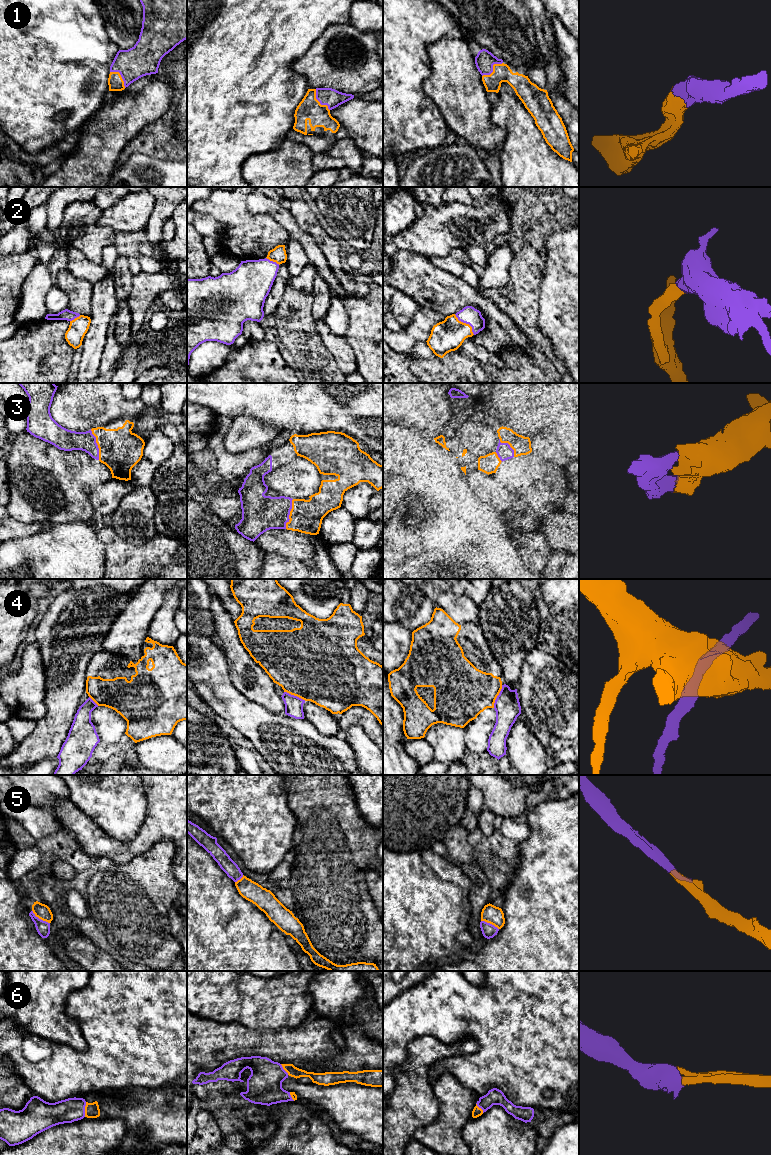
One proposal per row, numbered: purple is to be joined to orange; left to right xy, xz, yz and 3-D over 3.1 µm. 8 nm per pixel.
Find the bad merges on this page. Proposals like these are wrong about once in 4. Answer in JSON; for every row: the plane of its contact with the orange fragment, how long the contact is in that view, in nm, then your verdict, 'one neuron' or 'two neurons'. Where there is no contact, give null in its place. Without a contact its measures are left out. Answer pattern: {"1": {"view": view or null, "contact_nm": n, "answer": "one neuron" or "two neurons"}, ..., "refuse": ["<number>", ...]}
{"1": {"view": "yz", "contact_nm": 200, "answer": "one neuron"}, "2": {"view": "yz", "contact_nm": 240, "answer": "one neuron"}, "3": {"view": "xy", "contact_nm": 260, "answer": "one neuron"}, "4": {"view": "yz", "contact_nm": 200, "answer": "two neurons"}, "5": {"view": "xy", "contact_nm": 180, "answer": "one neuron"}, "6": {"view": "xy", "contact_nm": 120, "answer": "one neuron"}, "refuse": ["4"]}

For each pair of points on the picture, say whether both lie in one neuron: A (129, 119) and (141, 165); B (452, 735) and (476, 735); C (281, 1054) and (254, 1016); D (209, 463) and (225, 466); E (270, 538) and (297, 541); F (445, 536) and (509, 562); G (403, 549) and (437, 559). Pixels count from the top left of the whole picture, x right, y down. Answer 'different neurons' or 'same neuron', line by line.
A: different neurons
B: different neurons
C: different neurons
D: different neurons
E: same neuron
F: same neuron
G: different neurons

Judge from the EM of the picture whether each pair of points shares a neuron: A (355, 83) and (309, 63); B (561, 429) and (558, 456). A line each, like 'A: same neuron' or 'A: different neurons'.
A: same neuron
B: different neurons

